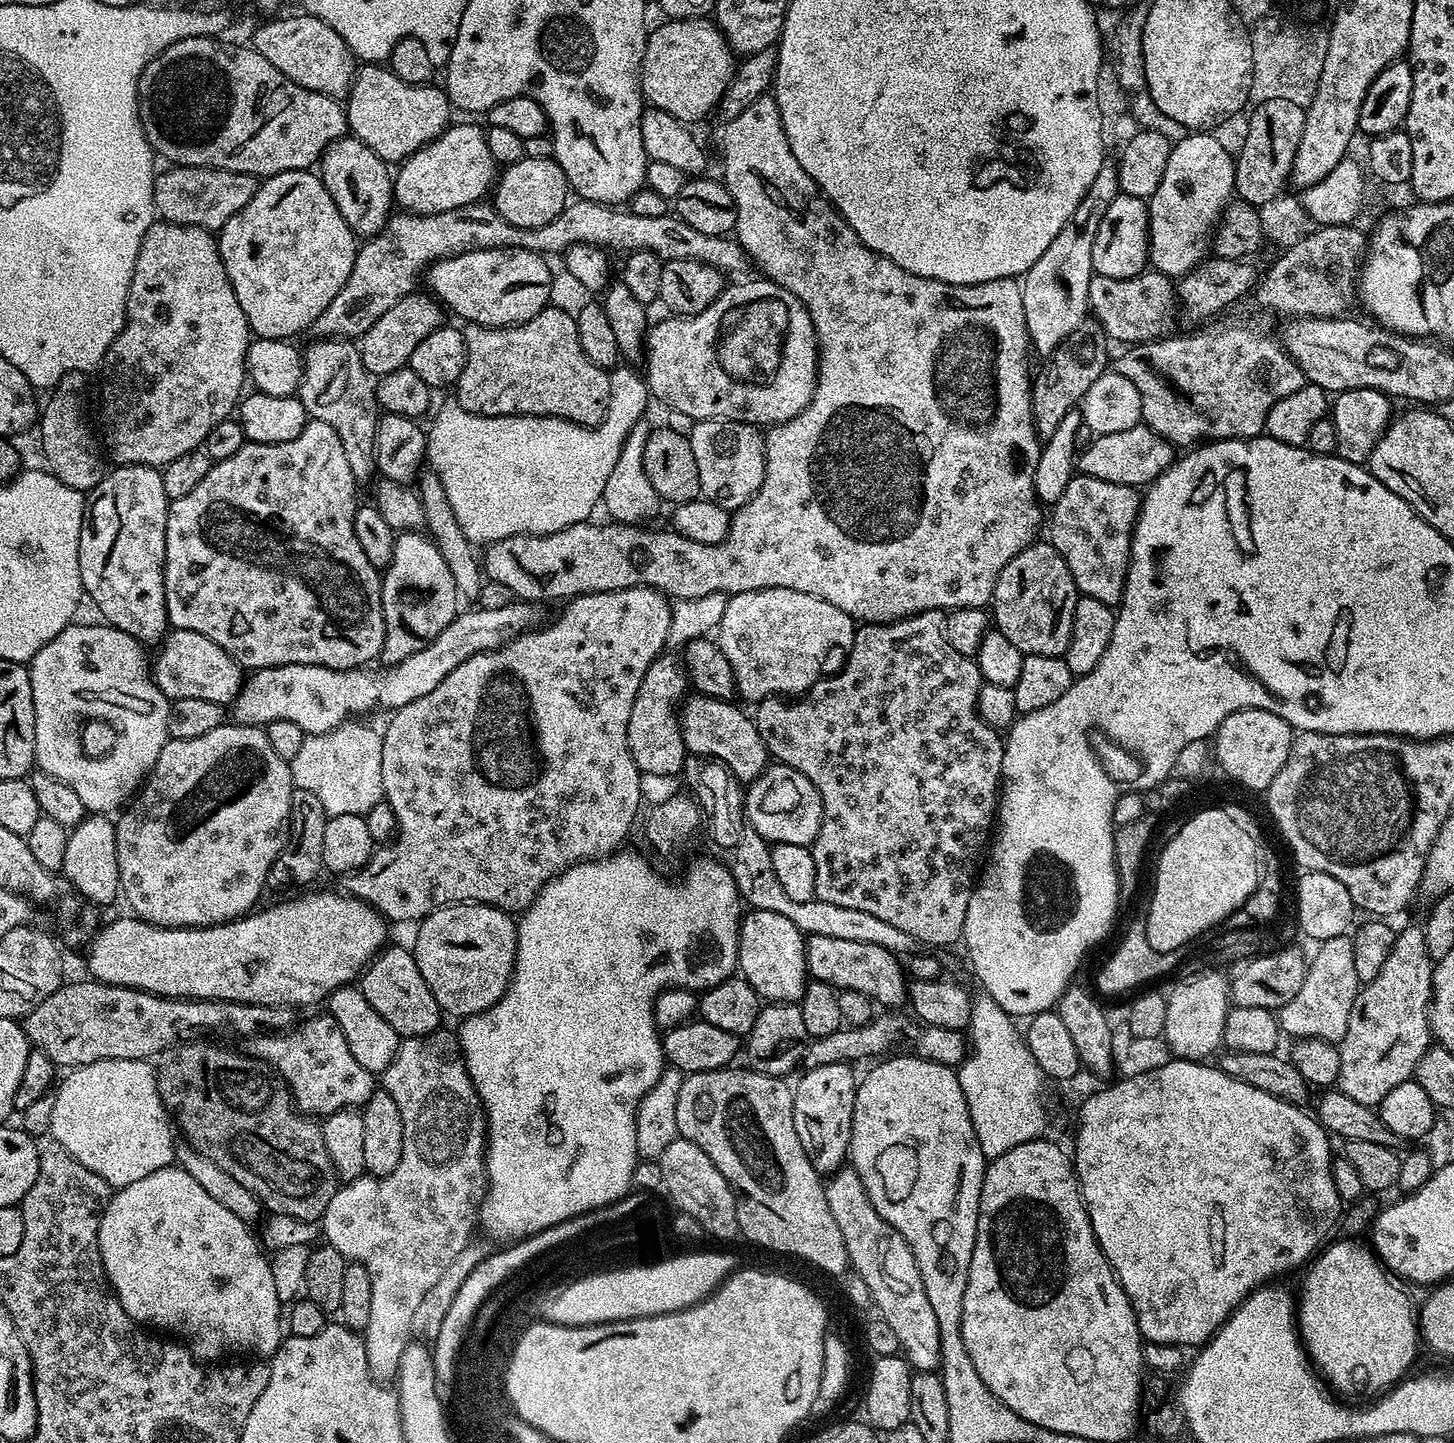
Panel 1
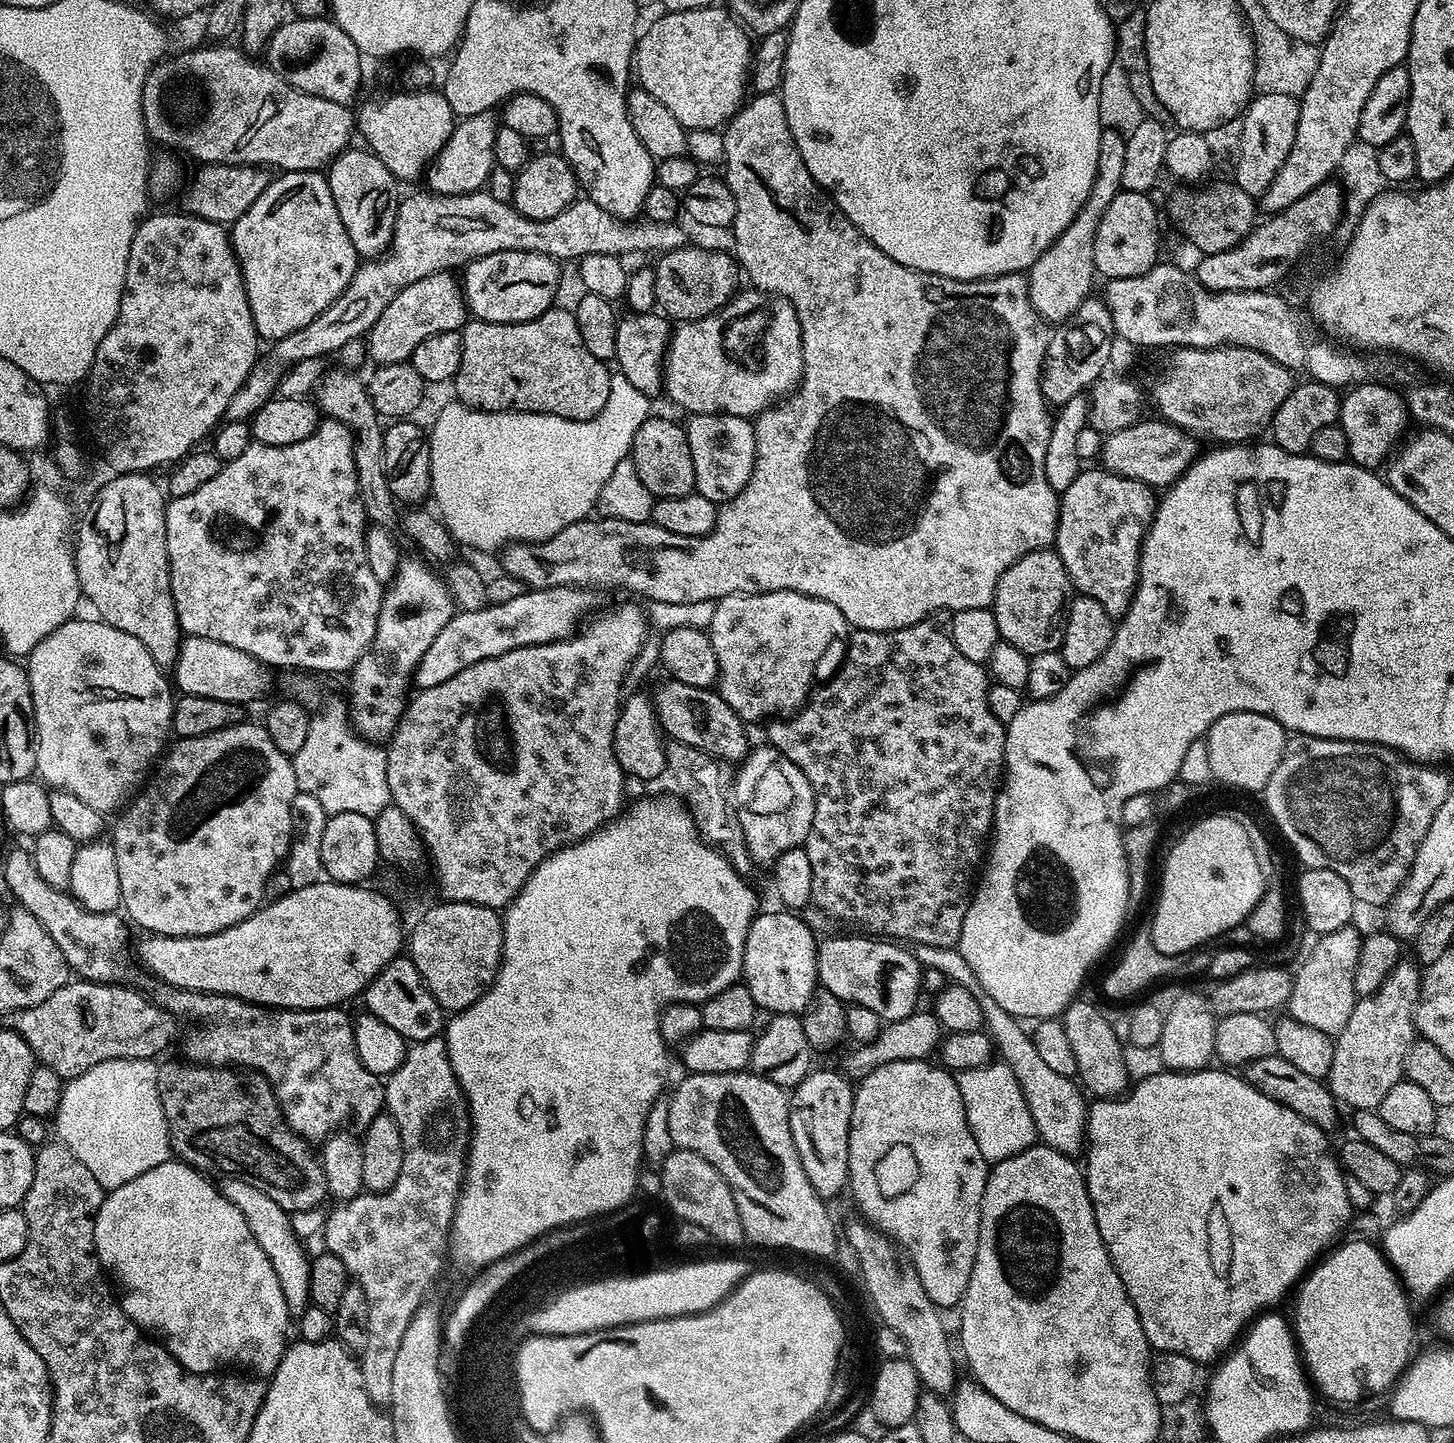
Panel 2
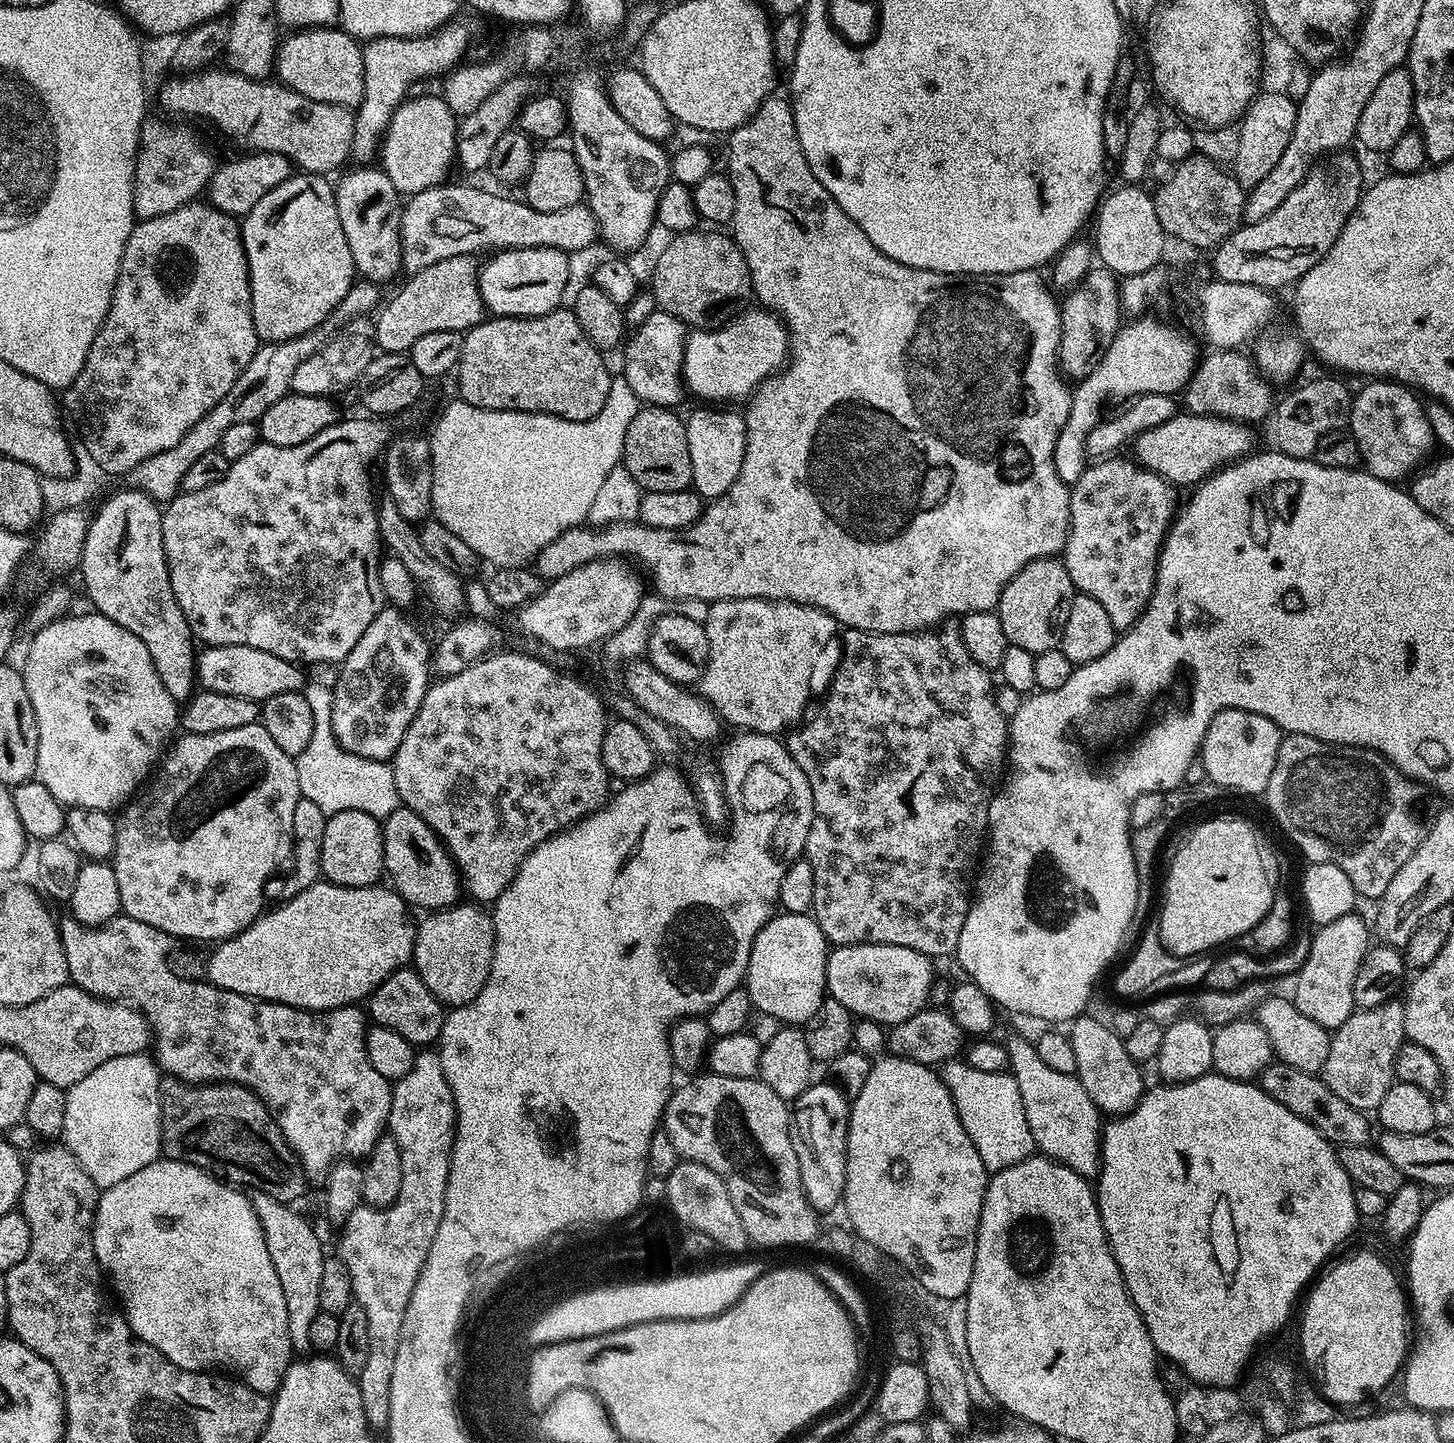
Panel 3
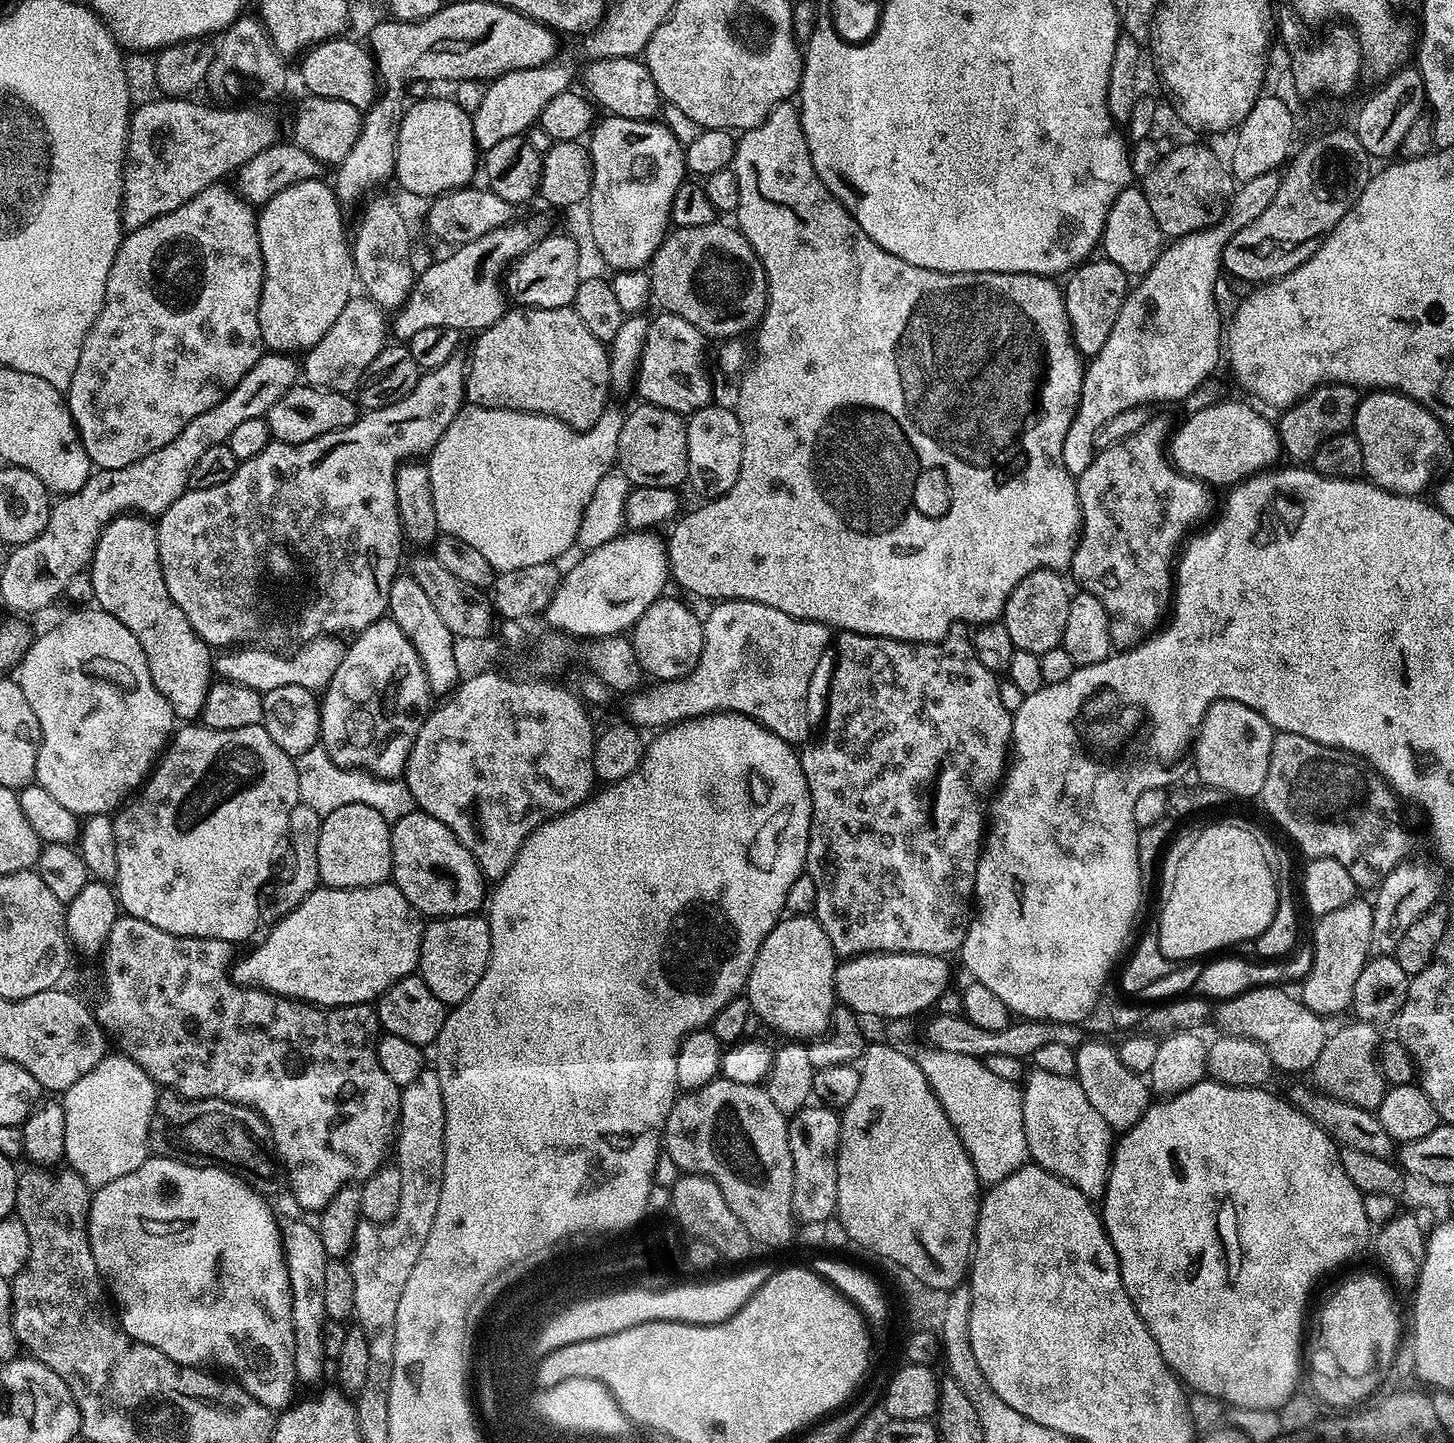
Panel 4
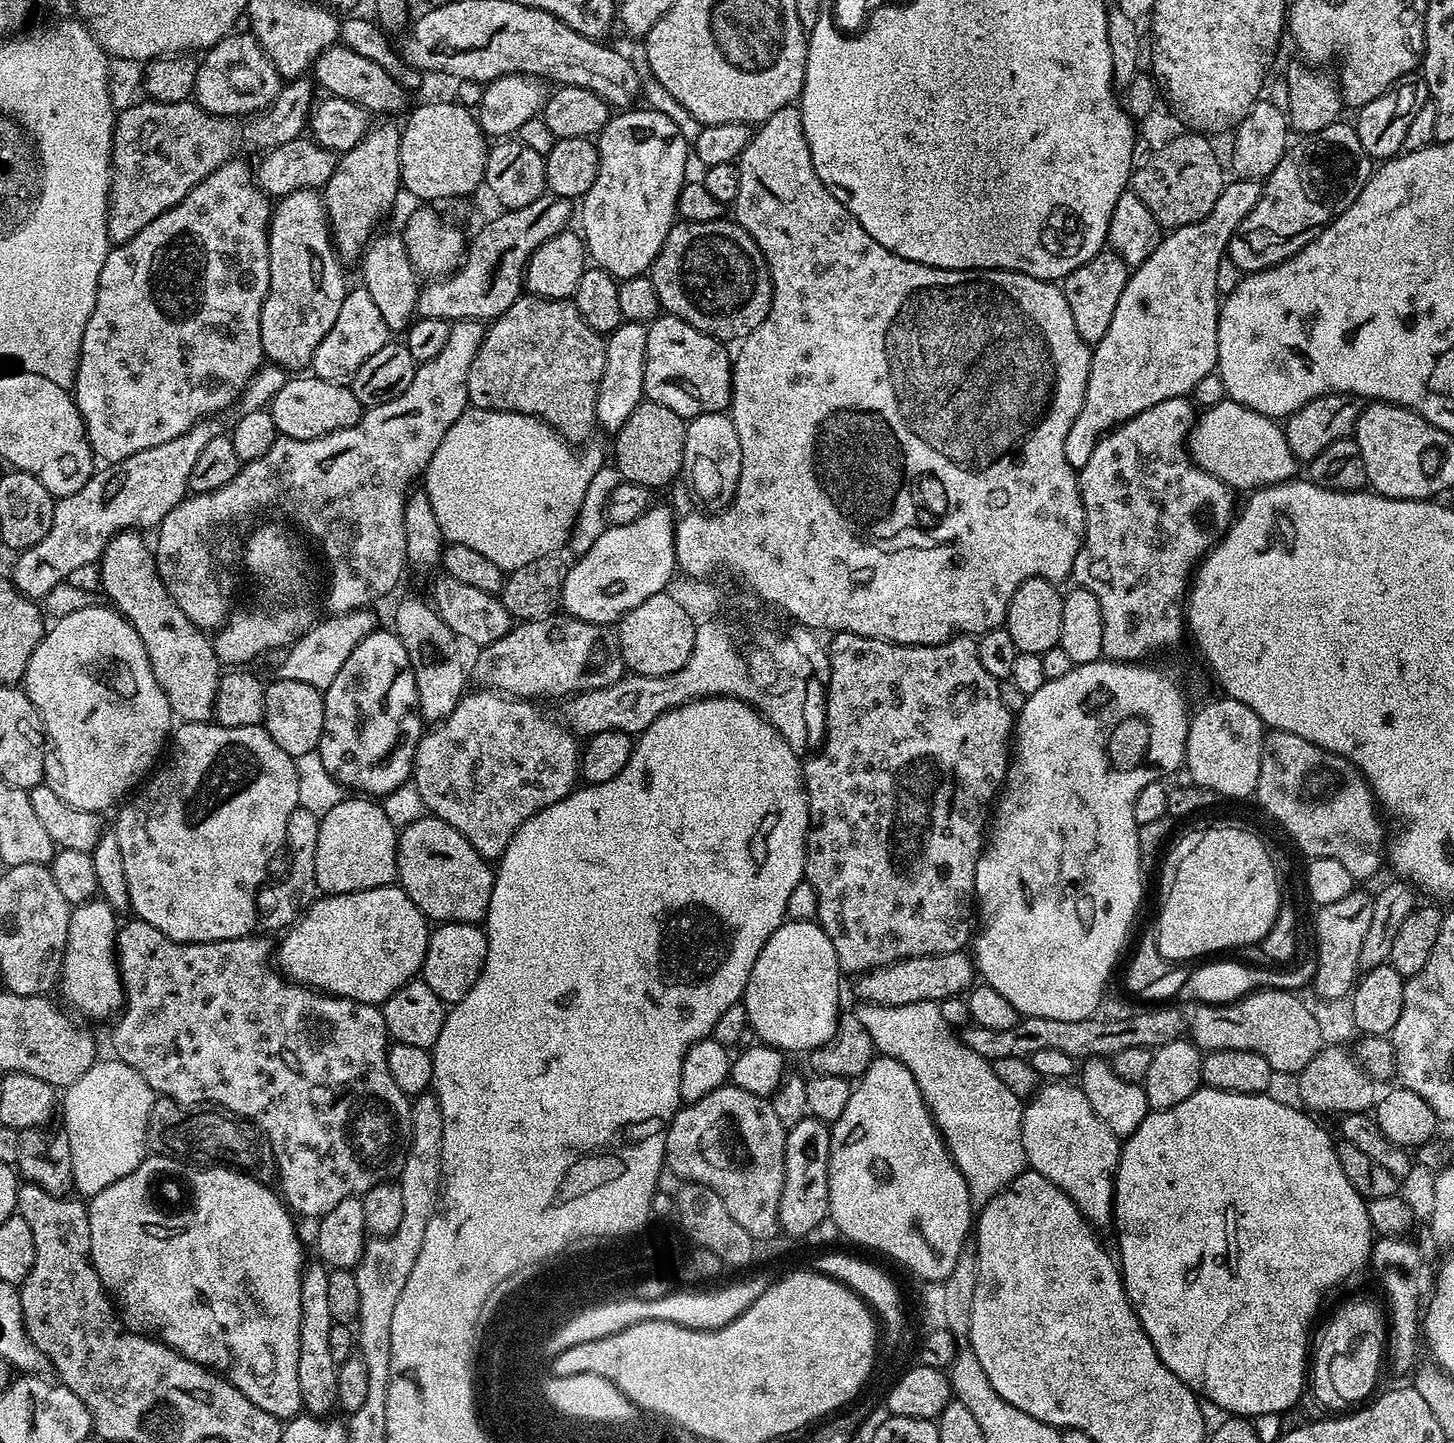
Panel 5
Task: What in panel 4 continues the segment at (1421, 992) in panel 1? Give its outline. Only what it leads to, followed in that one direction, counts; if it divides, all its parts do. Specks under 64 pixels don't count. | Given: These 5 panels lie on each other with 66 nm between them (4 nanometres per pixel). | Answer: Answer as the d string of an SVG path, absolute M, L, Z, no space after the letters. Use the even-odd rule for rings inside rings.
M1365 1020L1351 1022L1345 1028L1329 1035L1322 1046L1322 1054L1318 1054L1318 1062L1310 1070L1311 1083L1327 1096L1338 1098L1342 1102L1350 1102L1354 1106L1362 1106L1369 1110L1379 1109L1386 1091L1383 1070L1378 1063L1381 1051L1381 1029Z

